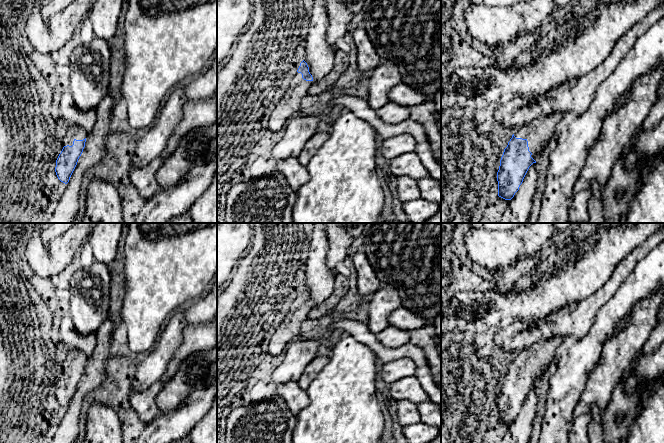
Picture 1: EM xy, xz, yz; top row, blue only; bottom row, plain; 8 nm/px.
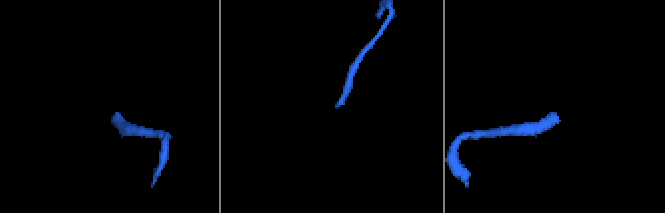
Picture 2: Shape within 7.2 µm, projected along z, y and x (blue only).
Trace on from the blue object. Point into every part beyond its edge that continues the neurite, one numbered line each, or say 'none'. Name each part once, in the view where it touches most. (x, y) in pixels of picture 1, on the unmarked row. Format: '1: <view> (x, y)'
1: yz (539, 356)

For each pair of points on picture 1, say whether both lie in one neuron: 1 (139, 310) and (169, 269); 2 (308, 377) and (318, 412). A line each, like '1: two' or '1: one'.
1: one
2: two

